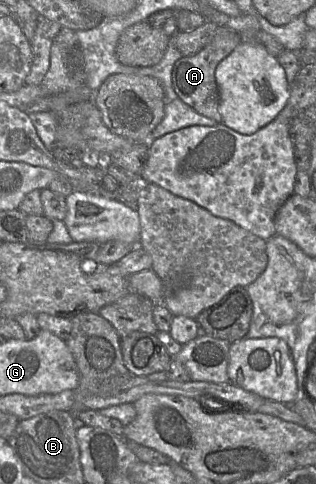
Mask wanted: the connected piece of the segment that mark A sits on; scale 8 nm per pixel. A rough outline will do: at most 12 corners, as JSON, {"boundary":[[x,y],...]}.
{"boundary":[[218,26],[212,40],[172,69],[178,96],[222,122],[215,70],[239,44]]}

